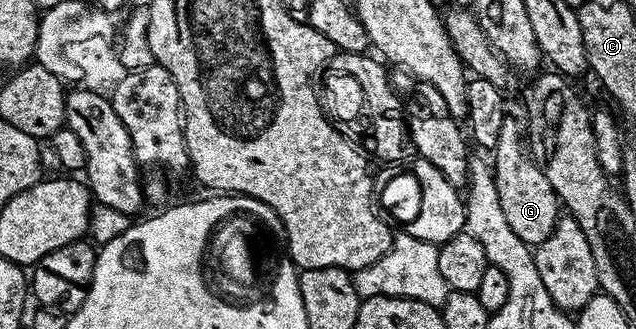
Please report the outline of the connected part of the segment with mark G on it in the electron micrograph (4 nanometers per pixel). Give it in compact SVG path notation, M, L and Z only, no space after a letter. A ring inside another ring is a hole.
M509 116L506 117L503 128L499 128L499 144L495 144L491 151L491 169L507 225L511 227L511 232L515 232L515 236L519 236L519 240L523 240L530 248L535 248L555 232L563 207L555 188L551 188L551 180L547 180L540 165L527 149L519 122L518 126L513 116Z

